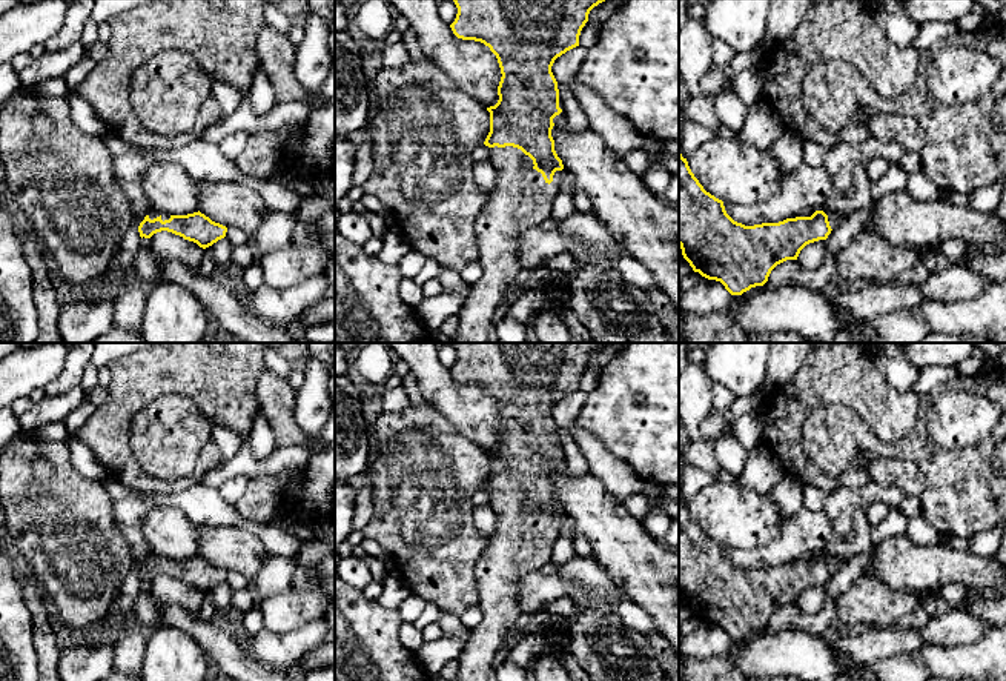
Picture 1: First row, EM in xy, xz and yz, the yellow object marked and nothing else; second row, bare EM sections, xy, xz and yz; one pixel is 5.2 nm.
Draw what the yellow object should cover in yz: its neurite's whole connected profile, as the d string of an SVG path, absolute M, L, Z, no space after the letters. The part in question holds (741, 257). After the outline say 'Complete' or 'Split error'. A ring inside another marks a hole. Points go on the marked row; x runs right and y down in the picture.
M679 151L679 246L694 272L720 281L731 295L742 295L768 281L771 271L786 261L797 260L800 251L814 241L826 240L843 215L826 215L816 211L811 217L786 218L779 223L745 226L734 221L723 201L703 189Z. Split error

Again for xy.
M194 212L187 215L170 215L169 220L161 220L161 215L151 220L149 215L138 226L140 237L151 238L154 234L167 231L184 240L197 243L206 249L226 237L227 228L212 221L204 214Z. Complete

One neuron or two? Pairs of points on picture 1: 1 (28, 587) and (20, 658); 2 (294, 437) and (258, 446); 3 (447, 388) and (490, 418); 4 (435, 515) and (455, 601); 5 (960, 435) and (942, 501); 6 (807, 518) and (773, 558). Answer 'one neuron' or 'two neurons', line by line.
1: two neurons
2: two neurons
3: one neuron
4: one neuron
5: two neurons
6: one neuron

